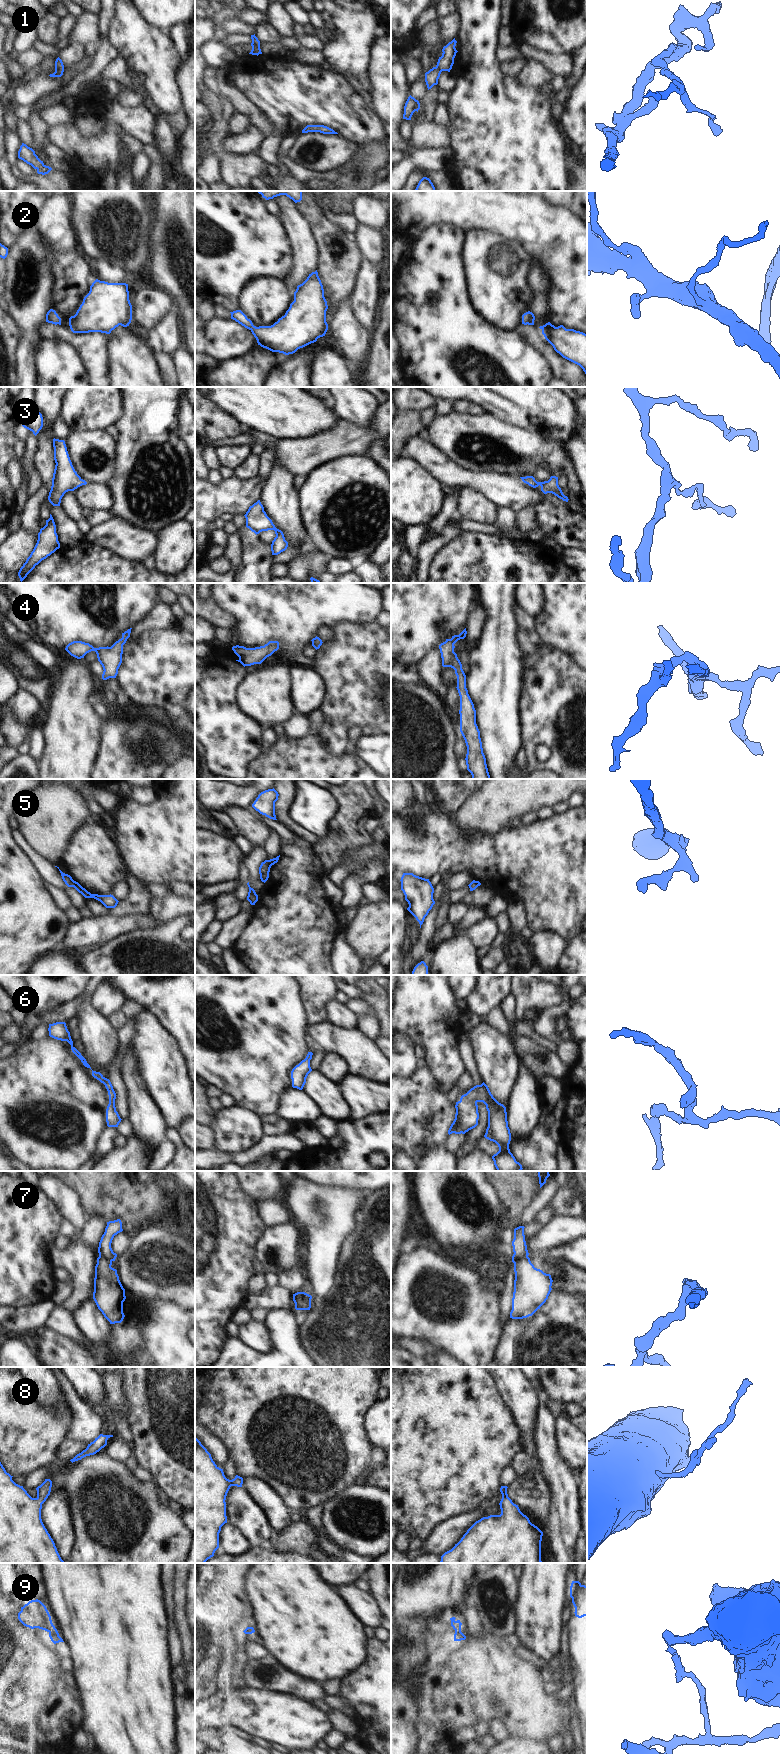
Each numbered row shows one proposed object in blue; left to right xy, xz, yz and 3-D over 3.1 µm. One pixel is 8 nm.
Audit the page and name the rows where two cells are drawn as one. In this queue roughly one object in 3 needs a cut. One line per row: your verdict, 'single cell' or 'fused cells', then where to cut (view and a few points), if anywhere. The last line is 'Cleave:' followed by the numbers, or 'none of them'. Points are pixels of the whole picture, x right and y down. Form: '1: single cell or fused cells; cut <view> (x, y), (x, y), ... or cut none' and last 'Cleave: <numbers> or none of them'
1: single cell; cut none
2: single cell; cut none
3: single cell; cut none
4: single cell; cut none
5: single cell; cut none
6: single cell; cut none
7: fused cells; cut yz (527, 1256), (512, 1260)
8: single cell; cut none
9: fused cells; cut xy (56, 1629), (49, 1633)
Cleave: 7, 9

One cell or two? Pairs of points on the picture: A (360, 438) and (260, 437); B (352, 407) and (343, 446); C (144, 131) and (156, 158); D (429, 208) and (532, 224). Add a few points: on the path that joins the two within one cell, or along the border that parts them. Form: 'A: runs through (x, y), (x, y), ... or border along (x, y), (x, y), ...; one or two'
A: runs through (335, 443), (326, 446), (285, 446); one
B: border along (337, 417), (364, 426), (368, 426), (372, 422); two
C: border along (145, 145), (153, 145), (155, 147); two
D: runs through (455, 208), (494, 208), (506, 213); one

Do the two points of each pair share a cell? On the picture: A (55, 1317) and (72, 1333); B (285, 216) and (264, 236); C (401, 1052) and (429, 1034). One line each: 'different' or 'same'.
A: same
B: different
C: different

